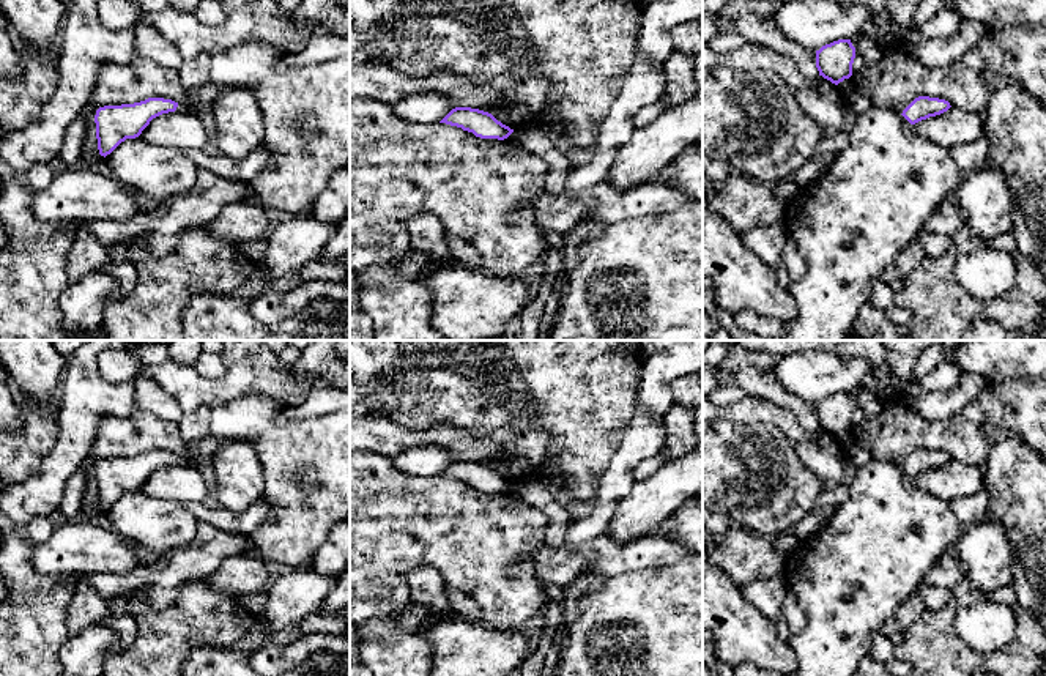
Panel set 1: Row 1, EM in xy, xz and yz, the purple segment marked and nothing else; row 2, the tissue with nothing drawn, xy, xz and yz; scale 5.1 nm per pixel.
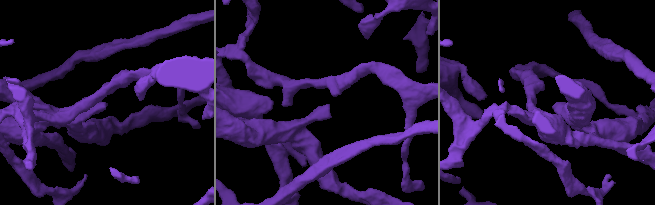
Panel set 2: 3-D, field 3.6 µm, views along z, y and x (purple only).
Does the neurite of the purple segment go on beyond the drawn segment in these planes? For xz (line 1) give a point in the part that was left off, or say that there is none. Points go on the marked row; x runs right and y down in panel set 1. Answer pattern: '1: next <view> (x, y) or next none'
1: next none

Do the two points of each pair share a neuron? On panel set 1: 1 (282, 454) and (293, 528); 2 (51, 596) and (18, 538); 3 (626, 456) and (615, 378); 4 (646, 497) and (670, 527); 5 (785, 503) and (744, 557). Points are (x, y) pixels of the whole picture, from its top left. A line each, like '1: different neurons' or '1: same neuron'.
1: same neuron
2: same neuron
3: different neurons
4: different neurons
5: different neurons

